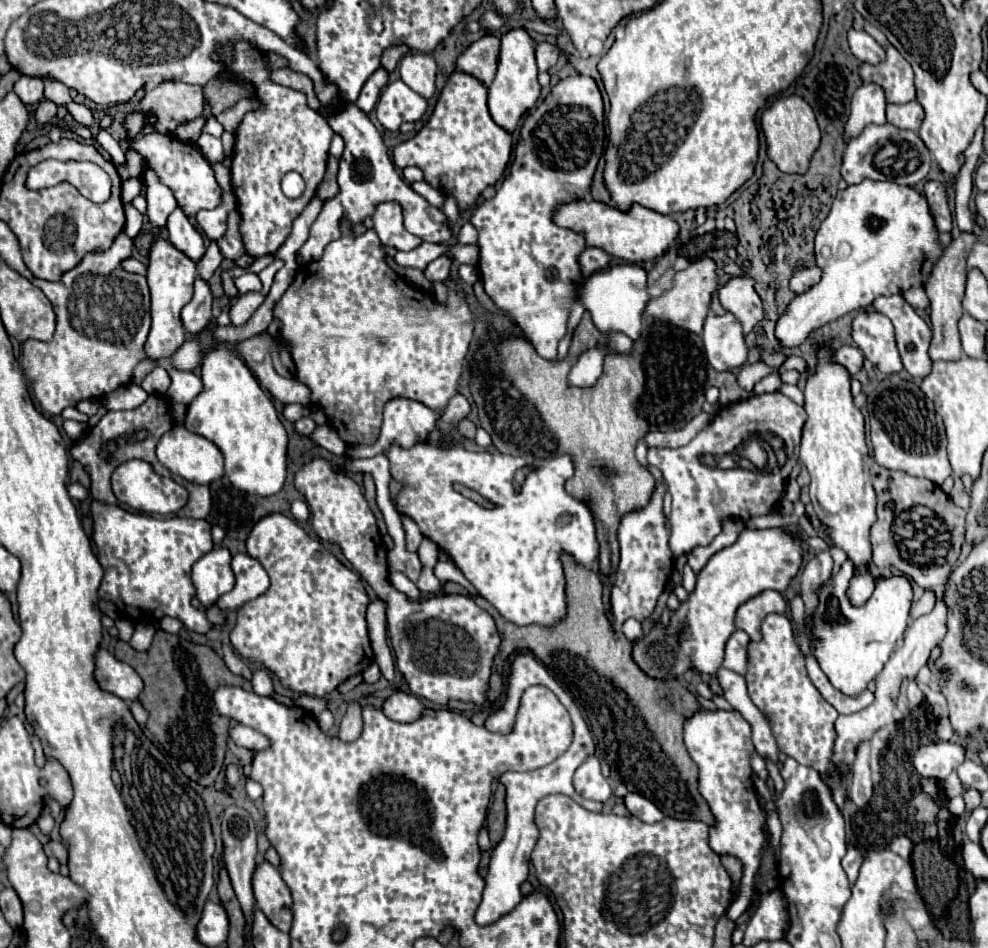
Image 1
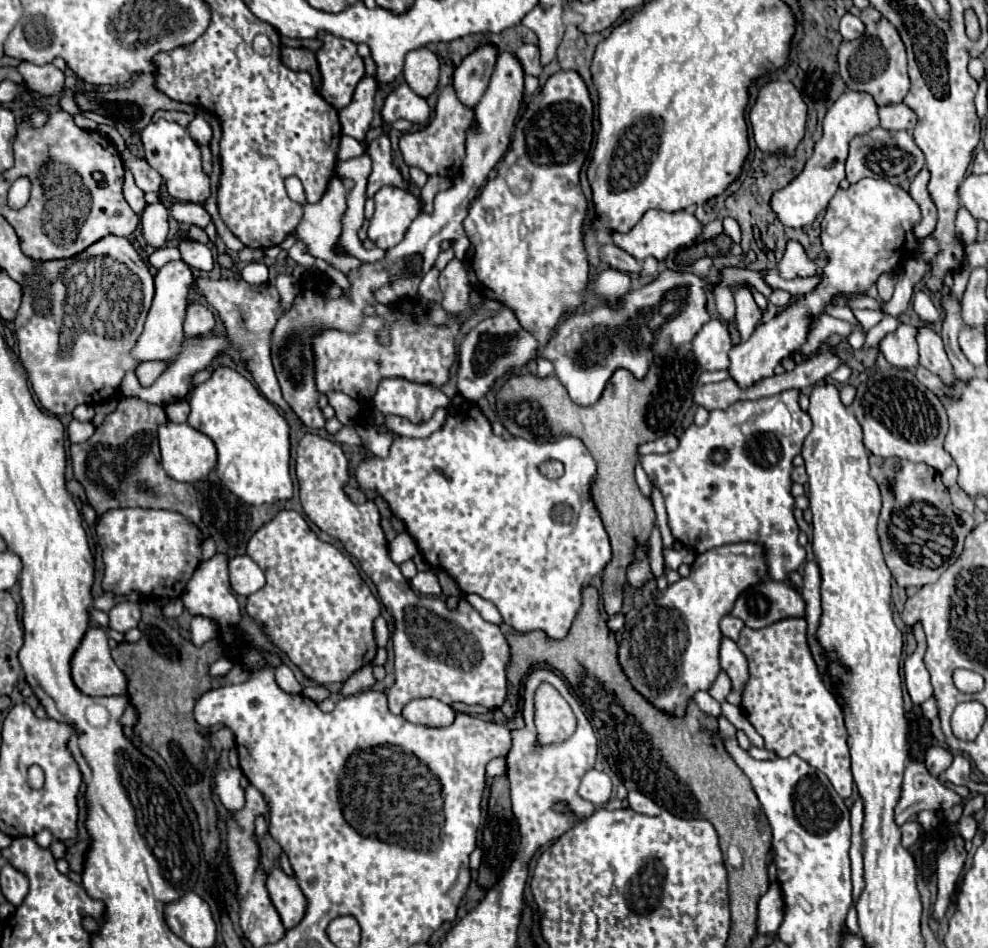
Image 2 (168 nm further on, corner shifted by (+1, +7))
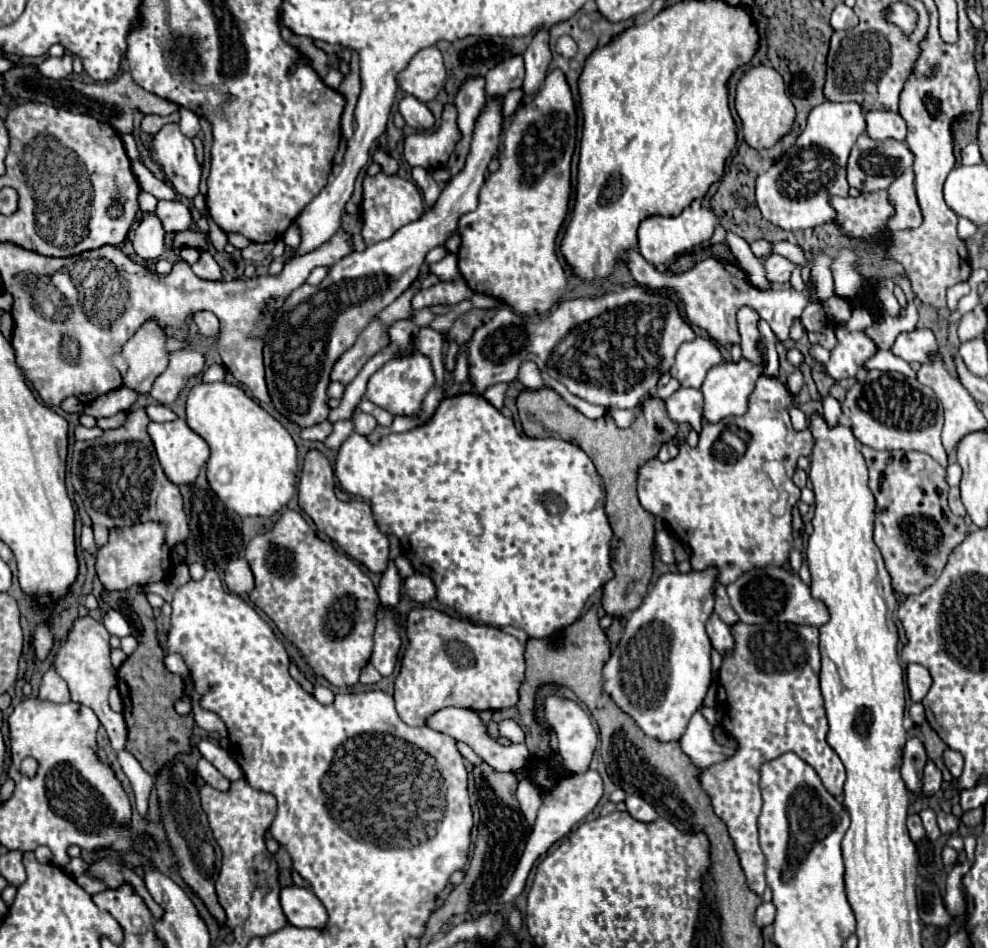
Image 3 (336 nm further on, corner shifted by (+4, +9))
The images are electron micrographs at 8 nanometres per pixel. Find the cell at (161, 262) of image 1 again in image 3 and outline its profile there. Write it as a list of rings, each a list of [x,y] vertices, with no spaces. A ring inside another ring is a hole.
[[[147,321],[135,335],[123,345],[123,357],[127,361],[127,373],[123,375],[123,387],[147,395],[153,381],[167,369],[169,353],[165,351],[165,333],[155,321]]]

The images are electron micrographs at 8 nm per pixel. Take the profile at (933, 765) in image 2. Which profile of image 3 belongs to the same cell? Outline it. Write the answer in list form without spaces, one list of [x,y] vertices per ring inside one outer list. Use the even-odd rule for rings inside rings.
[[[929,761],[925,765],[925,773],[923,773],[923,795],[925,797],[933,797],[939,789],[941,789],[941,771],[935,767],[933,761]]]

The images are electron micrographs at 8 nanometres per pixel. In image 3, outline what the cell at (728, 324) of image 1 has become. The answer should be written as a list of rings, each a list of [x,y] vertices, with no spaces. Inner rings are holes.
[[[697,337],[691,343],[683,343],[675,357],[675,377],[681,387],[699,389],[707,371],[721,363],[721,351],[711,339]]]

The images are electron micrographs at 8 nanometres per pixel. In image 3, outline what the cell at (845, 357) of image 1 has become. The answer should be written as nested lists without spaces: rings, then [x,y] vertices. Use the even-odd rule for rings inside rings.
[[[677,389],[669,399],[665,399],[667,415],[675,423],[691,423],[698,434],[702,429],[701,407],[703,395],[699,395],[699,389]]]

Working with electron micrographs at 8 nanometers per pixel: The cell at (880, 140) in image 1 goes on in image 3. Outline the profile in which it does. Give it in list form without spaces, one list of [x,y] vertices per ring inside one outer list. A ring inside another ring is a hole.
[[[865,133],[859,135],[855,147],[851,149],[849,155],[849,163],[847,163],[847,181],[851,187],[859,189],[859,191],[881,191],[887,189],[905,169],[909,169],[913,163],[913,155],[907,149],[905,143],[895,141],[895,139],[887,139],[883,143],[869,139]]]

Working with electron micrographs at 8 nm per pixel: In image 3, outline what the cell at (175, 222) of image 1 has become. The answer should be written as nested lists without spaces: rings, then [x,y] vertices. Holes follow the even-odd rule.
[[[203,251],[199,263],[193,265],[193,273],[195,273],[199,279],[207,279],[207,281],[221,281],[221,279],[223,279],[221,267],[217,265],[217,261],[215,261],[207,251]]]

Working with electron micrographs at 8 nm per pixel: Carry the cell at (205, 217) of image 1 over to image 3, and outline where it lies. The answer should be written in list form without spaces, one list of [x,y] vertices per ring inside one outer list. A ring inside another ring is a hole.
[[[159,201],[155,215],[159,217],[165,233],[179,233],[191,227],[193,217],[183,201]]]

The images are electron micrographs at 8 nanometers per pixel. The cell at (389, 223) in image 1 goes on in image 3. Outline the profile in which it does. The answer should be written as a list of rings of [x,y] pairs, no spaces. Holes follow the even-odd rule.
[[[385,173],[365,177],[363,205],[361,205],[361,219],[363,219],[361,235],[363,235],[365,245],[389,239],[403,225],[421,219],[423,213],[425,213],[425,203],[423,203],[423,197],[413,181],[401,179],[399,175],[385,175]]]

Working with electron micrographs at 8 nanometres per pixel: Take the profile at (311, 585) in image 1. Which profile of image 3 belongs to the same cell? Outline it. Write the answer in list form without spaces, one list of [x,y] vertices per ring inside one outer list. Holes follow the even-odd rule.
[[[287,509],[275,527],[249,541],[245,559],[255,575],[255,589],[249,599],[265,611],[277,629],[303,653],[305,661],[317,675],[323,675],[337,687],[349,687],[359,681],[361,669],[369,663],[375,631],[377,589],[353,559],[339,553],[331,543],[319,539],[301,513]]]

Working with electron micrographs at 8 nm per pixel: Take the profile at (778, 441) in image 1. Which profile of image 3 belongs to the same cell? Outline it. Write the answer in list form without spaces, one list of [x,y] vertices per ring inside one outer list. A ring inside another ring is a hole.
[[[761,375],[757,379],[755,391],[749,399],[749,411],[741,417],[723,419],[723,423],[703,423],[703,431],[699,437],[699,445],[691,449],[687,443],[681,443],[679,457],[673,461],[661,463],[659,459],[651,459],[639,469],[637,493],[639,501],[645,511],[663,519],[669,527],[673,537],[691,547],[691,567],[693,571],[717,569],[717,581],[723,585],[733,583],[743,571],[751,567],[765,567],[767,563],[785,565],[789,559],[789,551],[793,547],[793,529],[791,529],[791,507],[799,501],[799,489],[791,483],[791,475],[797,469],[797,459],[801,455],[811,455],[813,449],[813,435],[811,431],[797,433],[789,421],[789,407],[791,407],[791,393],[787,387],[775,379]],[[731,431],[737,439],[743,441],[743,449],[735,449],[725,441],[725,433]],[[767,461],[779,461],[785,467],[785,483],[781,485],[787,491],[787,509],[783,515],[773,515],[771,507],[779,499],[777,487],[771,483],[769,475],[763,471]]]

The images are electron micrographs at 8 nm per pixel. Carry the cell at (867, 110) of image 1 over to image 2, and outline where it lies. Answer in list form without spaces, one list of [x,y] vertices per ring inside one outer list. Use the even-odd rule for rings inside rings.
[[[846,91],[826,113],[824,117],[824,133],[822,139],[814,145],[812,157],[806,161],[804,171],[784,189],[772,195],[772,209],[778,219],[788,227],[804,227],[810,225],[818,213],[828,205],[832,195],[838,189],[838,183],[844,179],[844,161],[848,157],[848,143],[854,135],[868,133],[878,127],[878,105],[870,93]]]

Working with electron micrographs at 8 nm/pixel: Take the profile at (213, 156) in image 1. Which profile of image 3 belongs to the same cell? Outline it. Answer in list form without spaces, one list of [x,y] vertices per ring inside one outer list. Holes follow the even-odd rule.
[[[181,109],[181,121],[179,121],[179,127],[181,127],[181,131],[183,131],[183,135],[187,135],[187,137],[195,137],[197,133],[199,133],[199,119],[197,119],[197,115],[193,113],[193,111],[189,111],[189,109]]]

